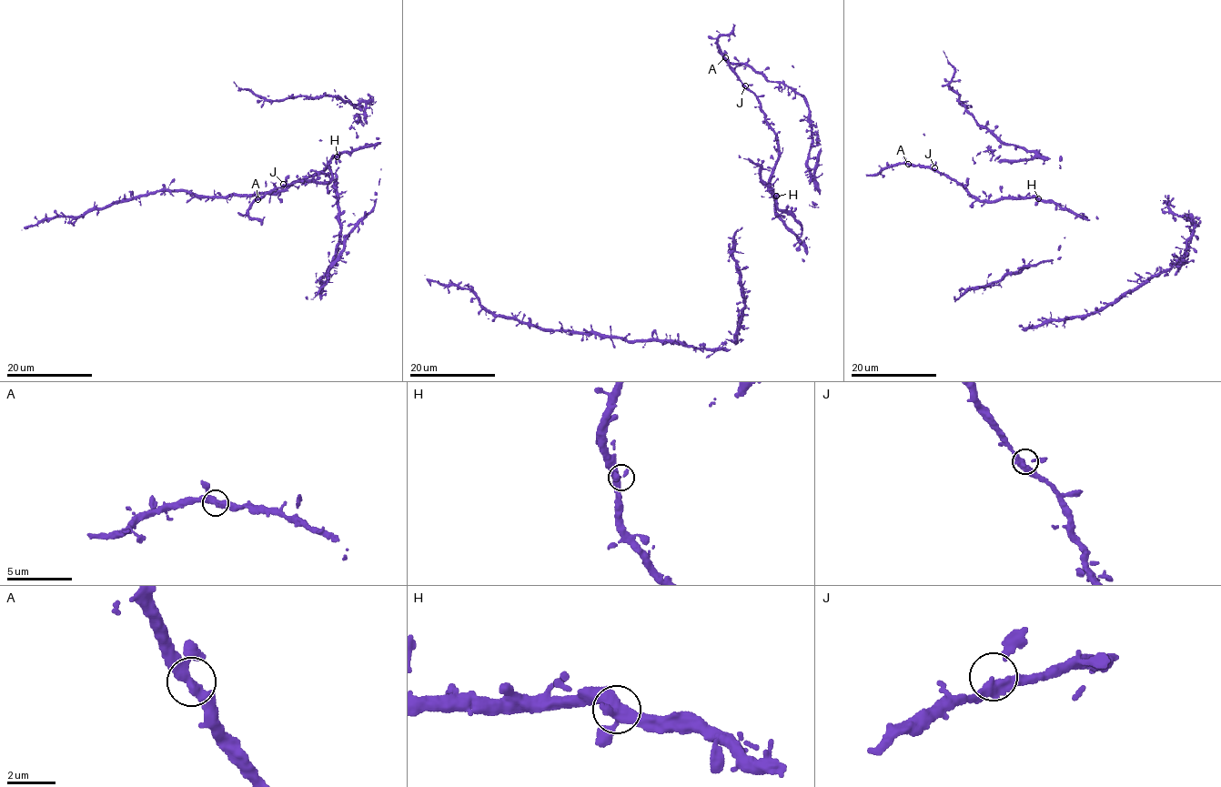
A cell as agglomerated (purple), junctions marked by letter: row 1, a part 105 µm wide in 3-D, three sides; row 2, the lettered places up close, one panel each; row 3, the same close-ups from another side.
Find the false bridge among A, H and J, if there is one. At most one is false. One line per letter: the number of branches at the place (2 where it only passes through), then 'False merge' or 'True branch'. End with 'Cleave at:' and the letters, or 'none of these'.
A: Branches: 3. True branch
H: Branches: 3. True branch
J: Branches: 3. True branch
Cleave at: none of these

